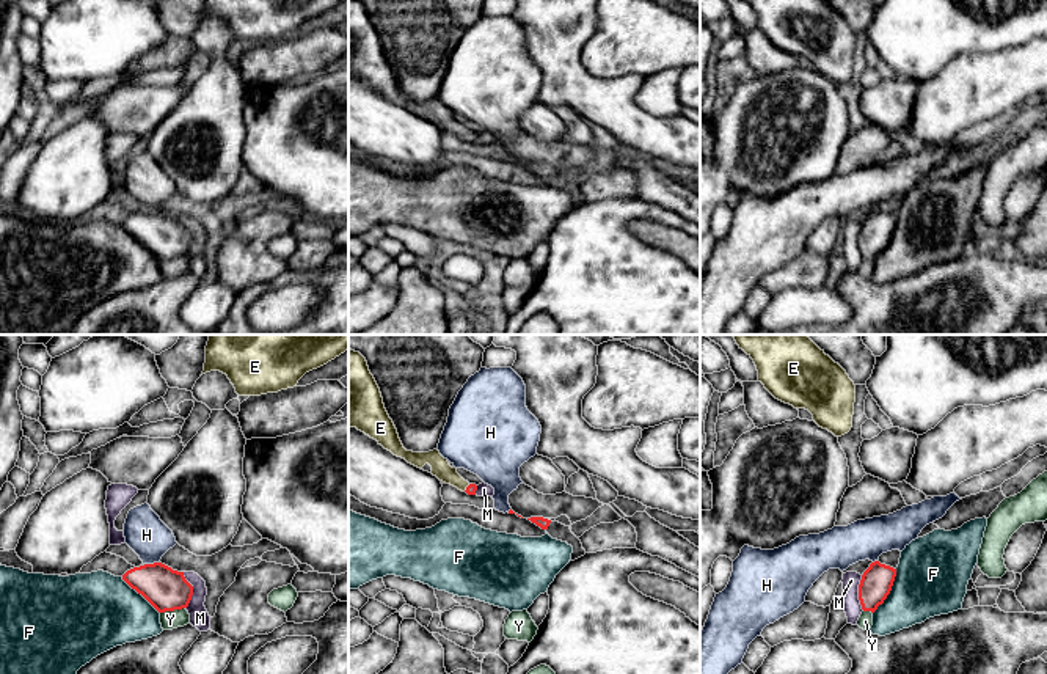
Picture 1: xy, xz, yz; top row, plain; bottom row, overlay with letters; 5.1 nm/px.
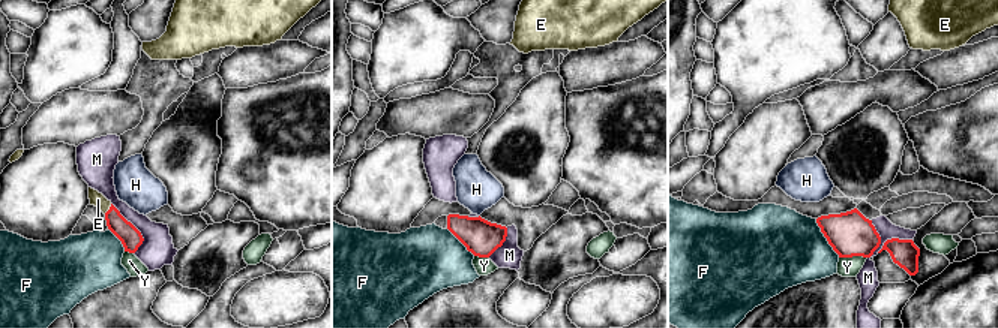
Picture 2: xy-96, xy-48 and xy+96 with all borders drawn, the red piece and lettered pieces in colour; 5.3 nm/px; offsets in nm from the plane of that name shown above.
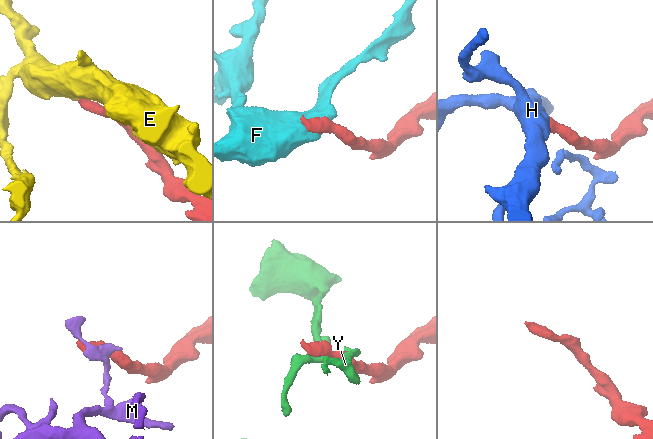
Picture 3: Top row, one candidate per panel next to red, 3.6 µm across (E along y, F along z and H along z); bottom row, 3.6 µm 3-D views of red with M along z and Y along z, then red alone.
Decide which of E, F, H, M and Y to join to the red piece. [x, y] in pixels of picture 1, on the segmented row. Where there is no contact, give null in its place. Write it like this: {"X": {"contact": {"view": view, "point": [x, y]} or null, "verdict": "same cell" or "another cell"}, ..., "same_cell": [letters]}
{"E": {"contact": {"view": "xz", "point": [466, 487]}, "verdict": "same cell"}, "F": {"contact": {"view": "yz", "point": [890, 589]}, "verdict": "another cell"}, "H": {"contact": {"view": "xy", "point": [151, 564]}, "verdict": "another cell"}, "M": {"contact": {"view": "xy", "point": [192, 591]}, "verdict": "another cell"}, "Y": {"contact": {"view": "xy", "point": [171, 610]}, "verdict": "another cell"}, "same_cell": ["E"]}

